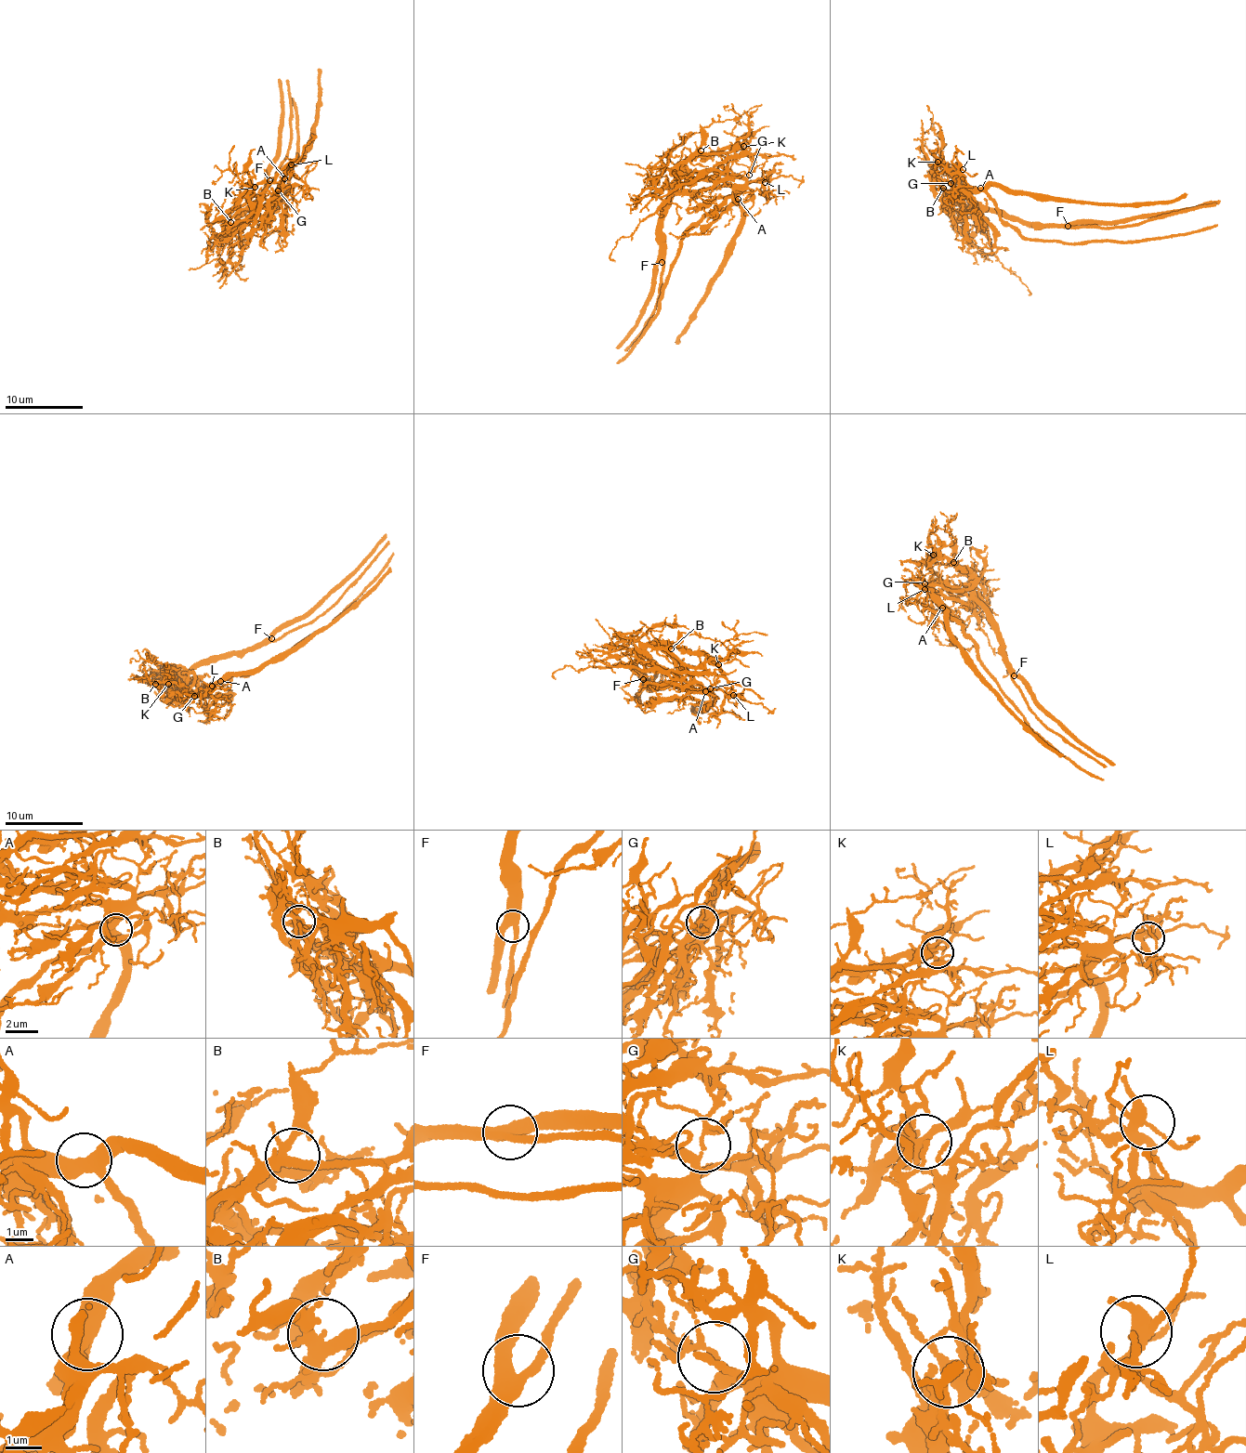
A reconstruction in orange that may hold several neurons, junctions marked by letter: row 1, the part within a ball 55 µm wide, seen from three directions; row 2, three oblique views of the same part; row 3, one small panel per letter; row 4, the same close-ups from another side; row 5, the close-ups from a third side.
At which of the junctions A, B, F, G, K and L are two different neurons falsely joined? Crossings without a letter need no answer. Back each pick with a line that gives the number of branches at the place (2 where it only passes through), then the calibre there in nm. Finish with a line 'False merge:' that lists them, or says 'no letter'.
G: 7 | 180 nm
False merge: G

